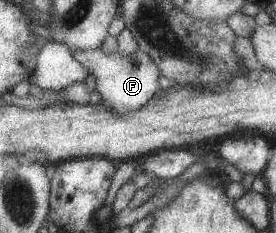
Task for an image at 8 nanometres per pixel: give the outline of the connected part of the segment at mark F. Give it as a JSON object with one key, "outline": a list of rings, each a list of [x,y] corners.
{"outline":[[[99,48],[92,51],[76,51],[73,57],[88,69],[88,75],[93,75],[96,79],[95,87],[100,100],[106,103],[110,111],[116,111],[116,113],[140,111],[160,90],[160,83],[158,83],[161,75],[160,67],[144,51],[139,50],[132,55],[121,55],[118,51],[108,54]]]}

